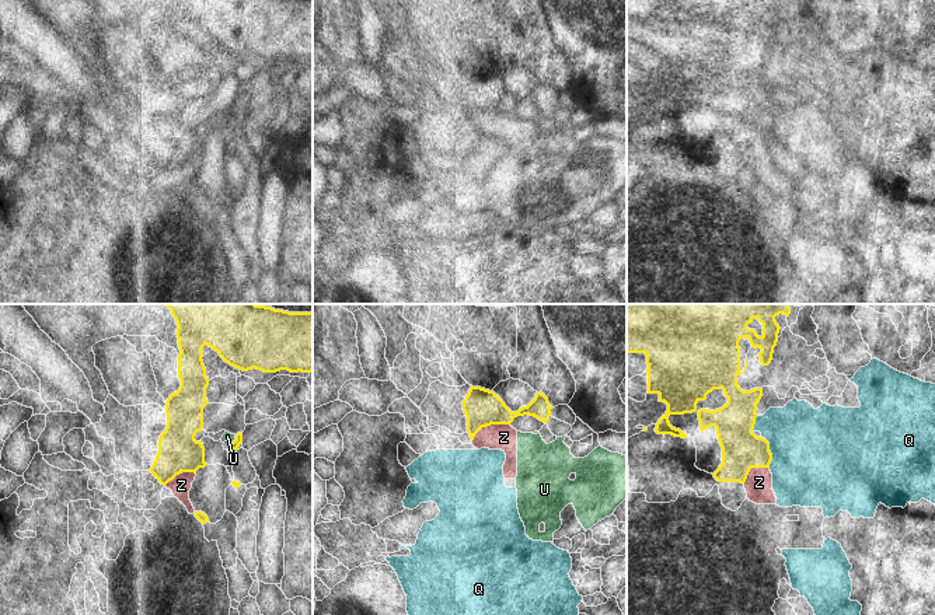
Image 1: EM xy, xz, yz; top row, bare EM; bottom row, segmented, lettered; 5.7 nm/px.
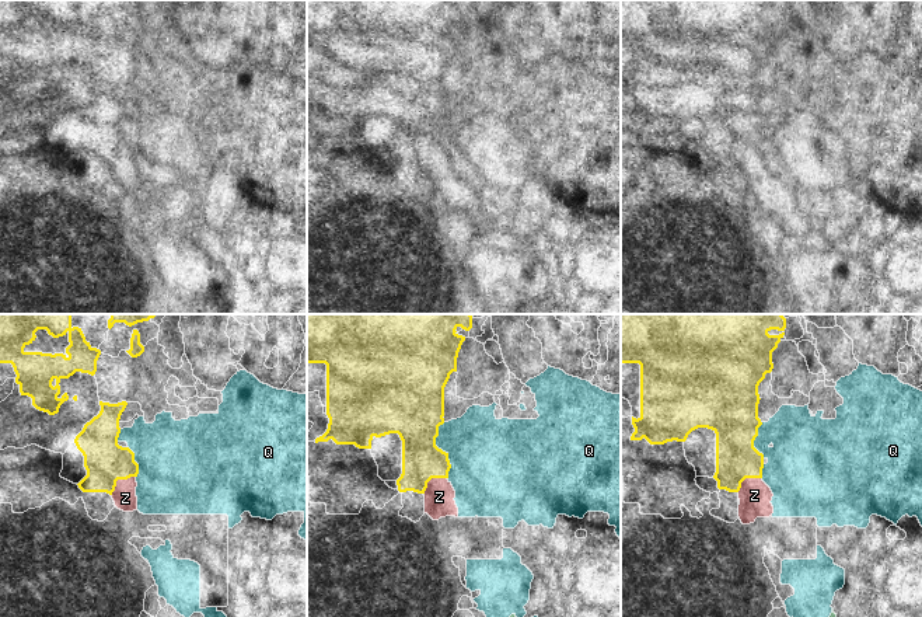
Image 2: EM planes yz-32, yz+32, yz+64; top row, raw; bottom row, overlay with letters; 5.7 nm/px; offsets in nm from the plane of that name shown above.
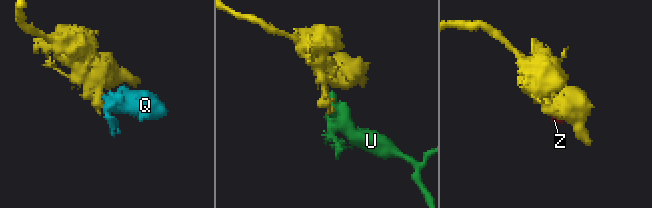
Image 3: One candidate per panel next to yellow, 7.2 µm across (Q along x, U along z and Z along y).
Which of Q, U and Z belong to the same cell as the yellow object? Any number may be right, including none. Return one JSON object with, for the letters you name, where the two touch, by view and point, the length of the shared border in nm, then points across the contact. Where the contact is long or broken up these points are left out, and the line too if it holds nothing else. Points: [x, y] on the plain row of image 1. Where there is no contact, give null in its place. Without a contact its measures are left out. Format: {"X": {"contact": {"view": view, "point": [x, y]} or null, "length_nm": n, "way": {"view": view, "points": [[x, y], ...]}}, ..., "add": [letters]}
{"add": []}

